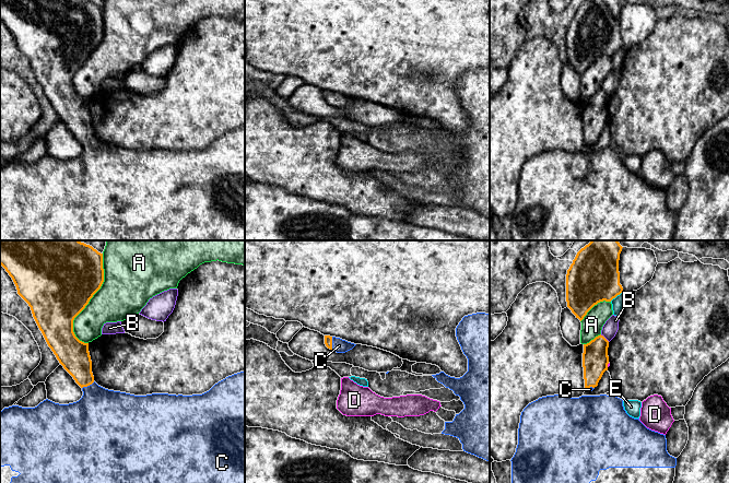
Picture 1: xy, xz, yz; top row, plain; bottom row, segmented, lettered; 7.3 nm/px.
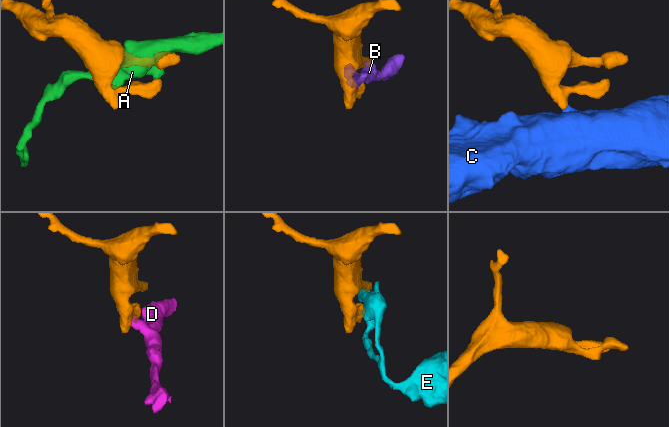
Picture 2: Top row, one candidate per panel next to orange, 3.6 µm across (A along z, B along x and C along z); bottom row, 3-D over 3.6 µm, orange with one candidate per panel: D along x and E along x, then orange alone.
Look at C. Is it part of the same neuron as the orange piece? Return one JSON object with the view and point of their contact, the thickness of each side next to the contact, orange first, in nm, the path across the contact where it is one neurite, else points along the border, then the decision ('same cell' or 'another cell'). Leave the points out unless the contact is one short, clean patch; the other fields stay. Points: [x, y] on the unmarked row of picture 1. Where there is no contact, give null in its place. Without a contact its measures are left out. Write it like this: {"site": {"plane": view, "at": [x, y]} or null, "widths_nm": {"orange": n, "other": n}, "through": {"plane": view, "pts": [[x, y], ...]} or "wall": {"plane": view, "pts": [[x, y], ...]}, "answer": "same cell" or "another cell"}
{"site": {"plane": "xz", "at": [331, 98]}, "widths_nm": {"orange": 60, "other": 110}, "through": {"plane": "xz", "pts": [[328, 95], [331, 98], [339, 101]]}, "answer": "same cell"}

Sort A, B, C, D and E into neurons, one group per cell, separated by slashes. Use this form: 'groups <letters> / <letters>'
groups A / B / C / D / E

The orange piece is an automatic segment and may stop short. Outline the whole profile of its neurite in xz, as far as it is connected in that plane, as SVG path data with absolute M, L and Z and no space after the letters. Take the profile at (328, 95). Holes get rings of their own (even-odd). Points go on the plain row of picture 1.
M325 91L325 99L328 104L337 108L345 108L352 105L356 101L340 93L330 92L330 91Z

